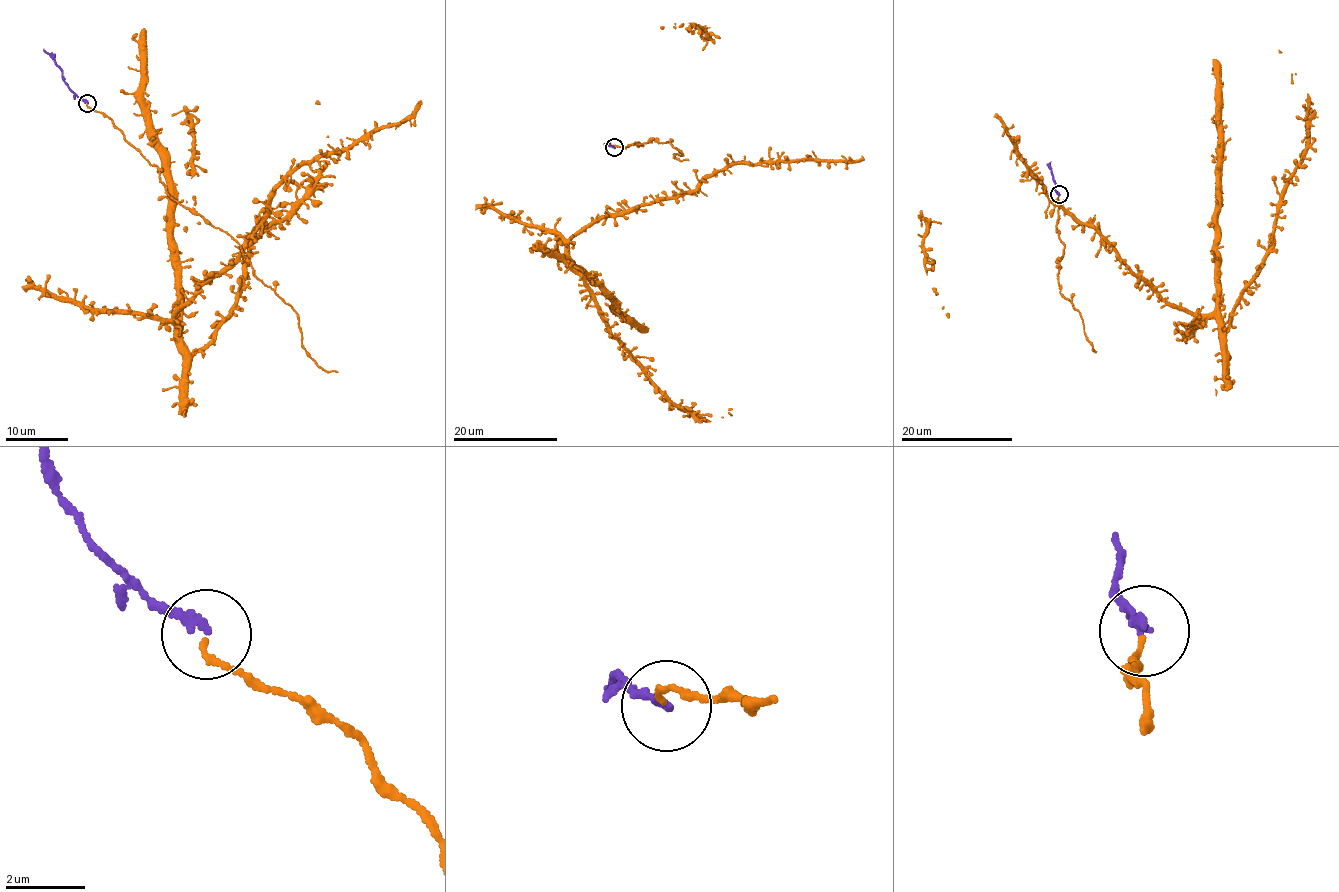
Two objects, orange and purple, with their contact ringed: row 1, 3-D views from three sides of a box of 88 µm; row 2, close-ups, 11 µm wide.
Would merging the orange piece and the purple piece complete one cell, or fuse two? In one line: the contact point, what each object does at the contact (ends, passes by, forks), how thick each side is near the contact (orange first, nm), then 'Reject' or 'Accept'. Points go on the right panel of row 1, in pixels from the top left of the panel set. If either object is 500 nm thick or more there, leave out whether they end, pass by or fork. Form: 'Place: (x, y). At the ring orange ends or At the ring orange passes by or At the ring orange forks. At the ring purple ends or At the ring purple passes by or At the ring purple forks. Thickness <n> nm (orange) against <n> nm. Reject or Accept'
Place: (1059, 194). At the ring orange ends. At the ring purple ends. Thickness 120 nm (orange) against 200 nm. Accept

